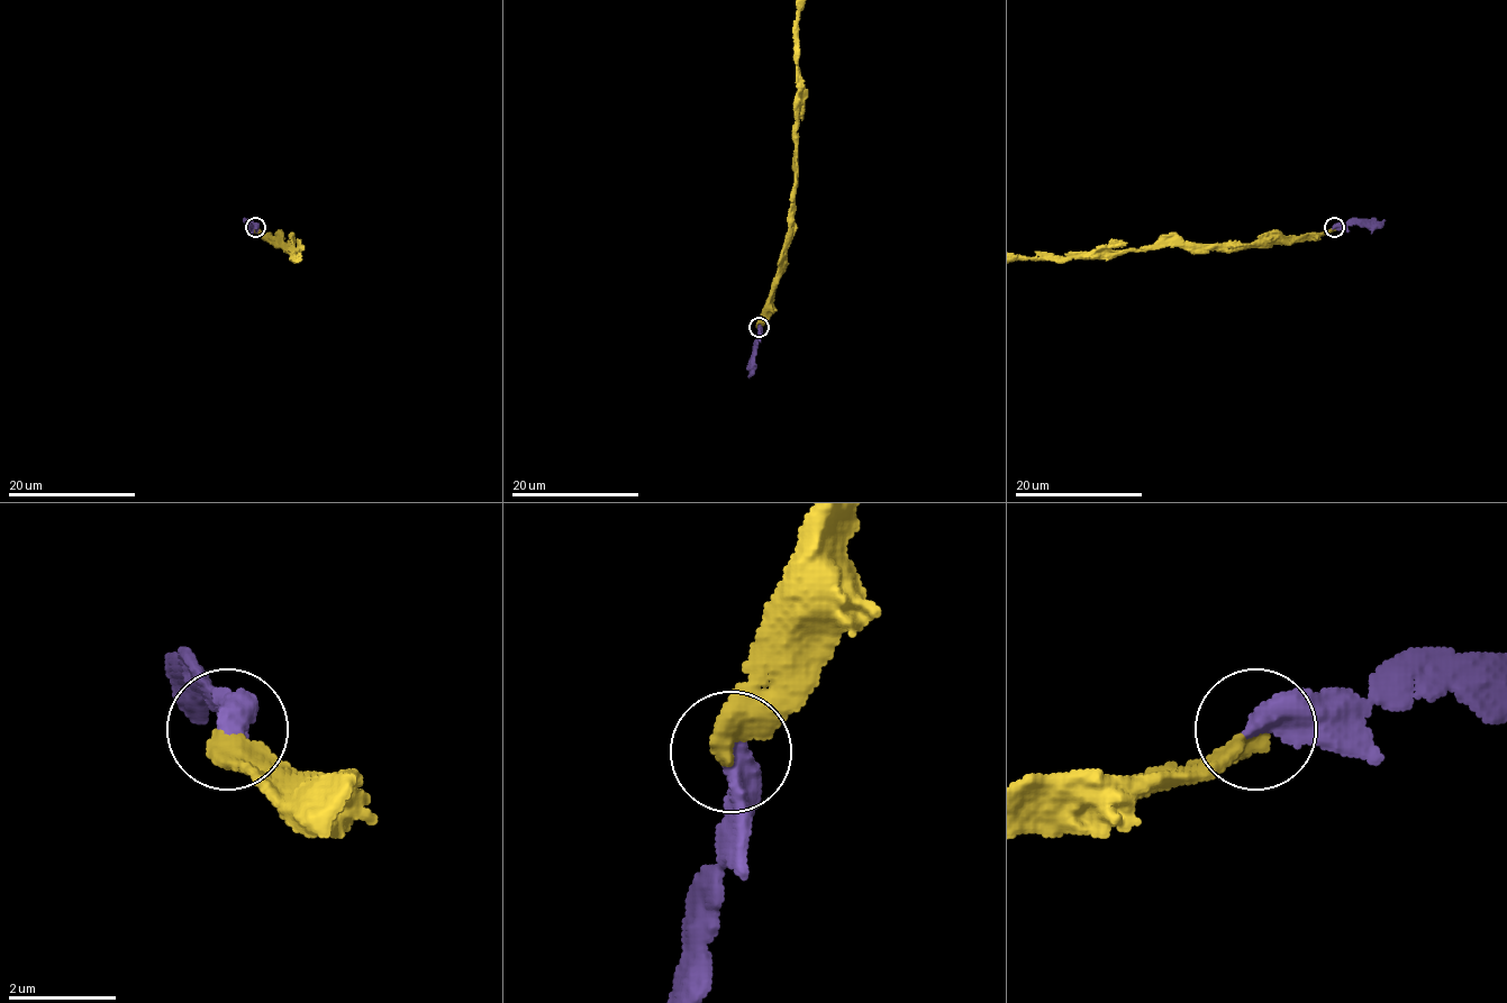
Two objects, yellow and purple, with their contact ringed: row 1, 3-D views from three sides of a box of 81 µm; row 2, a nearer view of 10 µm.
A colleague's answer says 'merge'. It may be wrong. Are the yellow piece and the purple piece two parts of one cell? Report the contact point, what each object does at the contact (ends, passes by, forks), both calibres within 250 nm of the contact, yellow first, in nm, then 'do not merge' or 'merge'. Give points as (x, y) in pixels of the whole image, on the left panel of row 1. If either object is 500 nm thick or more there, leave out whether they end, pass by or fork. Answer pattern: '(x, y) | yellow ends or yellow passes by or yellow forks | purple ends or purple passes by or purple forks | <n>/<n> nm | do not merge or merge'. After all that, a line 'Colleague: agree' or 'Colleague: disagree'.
(255, 227) | 440/550 nm | merge
Colleague: agree

